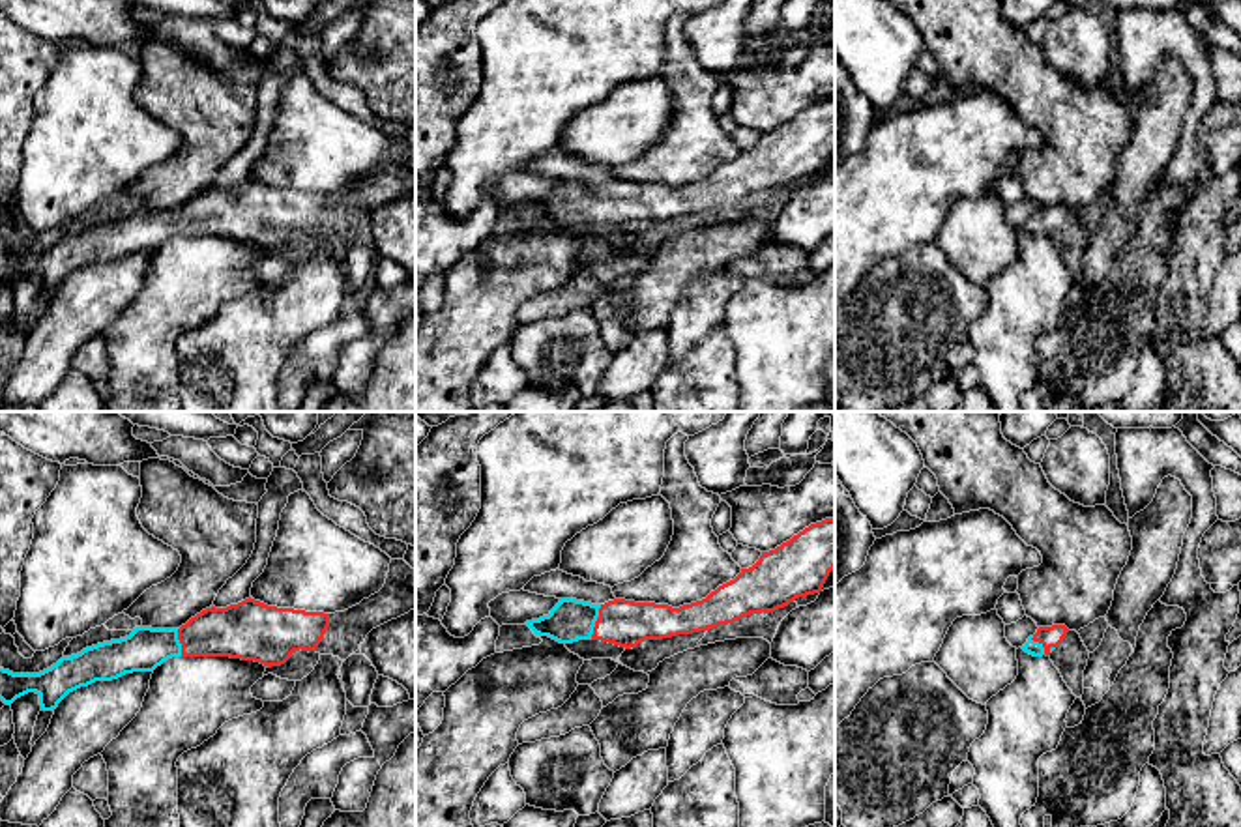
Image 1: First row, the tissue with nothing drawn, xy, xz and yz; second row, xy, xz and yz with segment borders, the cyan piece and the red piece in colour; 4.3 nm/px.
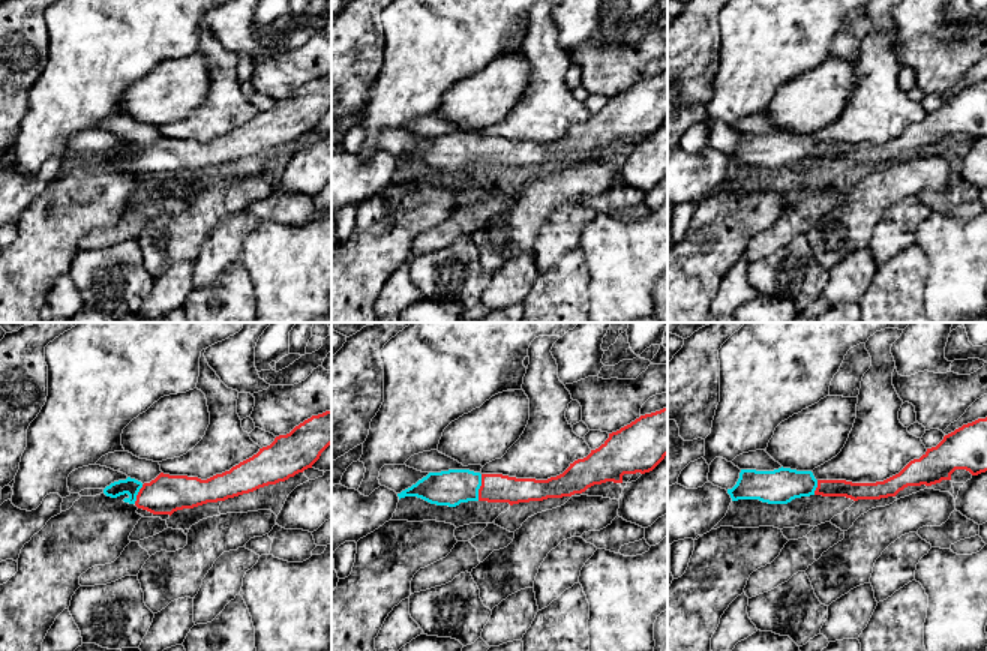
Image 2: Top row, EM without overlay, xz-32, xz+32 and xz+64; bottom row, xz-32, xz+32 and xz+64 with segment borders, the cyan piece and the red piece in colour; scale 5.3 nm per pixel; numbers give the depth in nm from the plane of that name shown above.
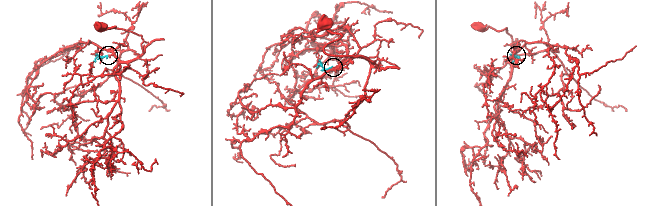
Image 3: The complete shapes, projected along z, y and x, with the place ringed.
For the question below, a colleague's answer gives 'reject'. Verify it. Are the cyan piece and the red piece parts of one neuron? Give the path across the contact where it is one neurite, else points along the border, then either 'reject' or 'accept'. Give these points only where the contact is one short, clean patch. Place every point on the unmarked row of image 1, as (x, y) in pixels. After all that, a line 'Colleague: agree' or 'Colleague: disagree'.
way xz (571, 201), (596, 201), (626, 204); accept
Colleague: disagree

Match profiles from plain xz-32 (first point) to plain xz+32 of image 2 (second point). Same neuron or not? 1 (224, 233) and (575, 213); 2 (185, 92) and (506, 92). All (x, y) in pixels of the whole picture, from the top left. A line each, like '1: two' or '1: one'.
1: one
2: one

